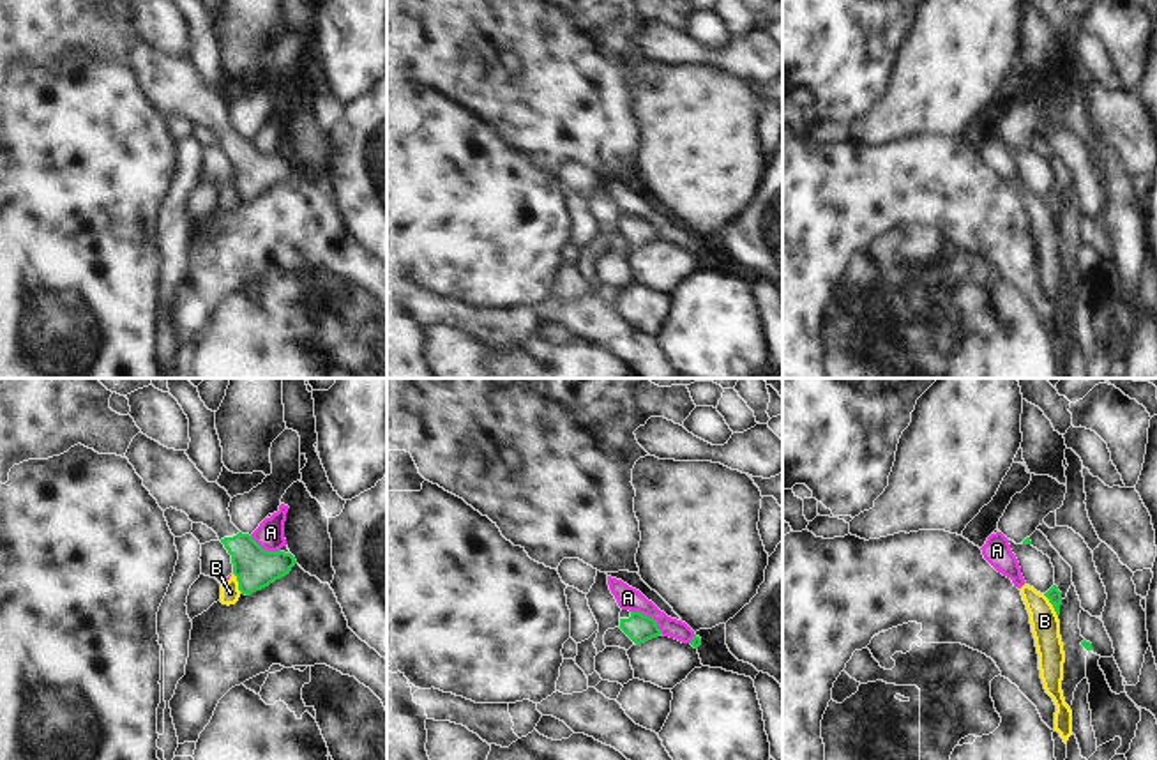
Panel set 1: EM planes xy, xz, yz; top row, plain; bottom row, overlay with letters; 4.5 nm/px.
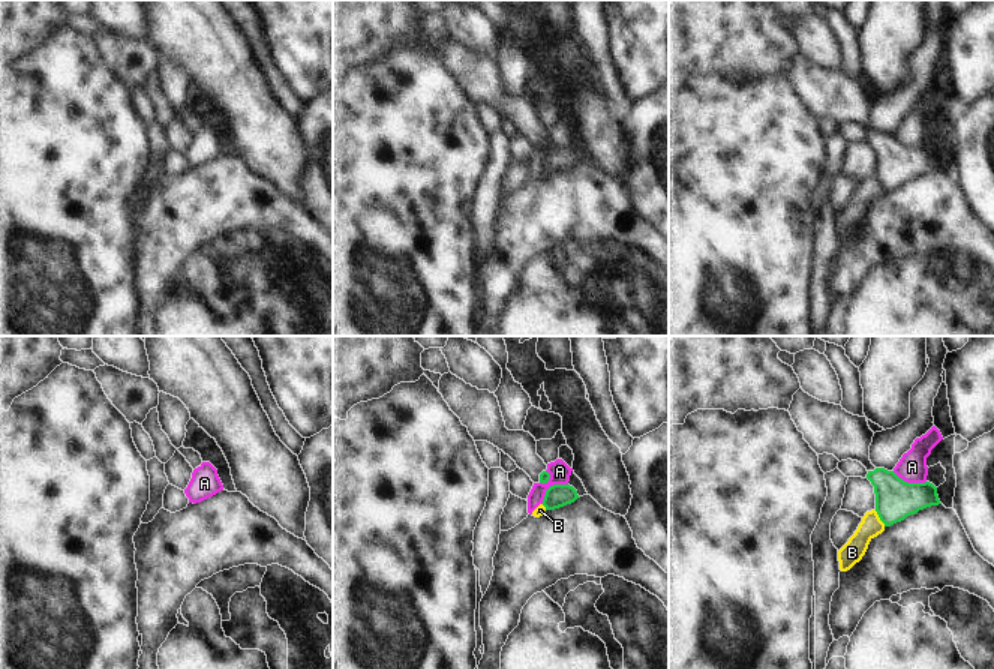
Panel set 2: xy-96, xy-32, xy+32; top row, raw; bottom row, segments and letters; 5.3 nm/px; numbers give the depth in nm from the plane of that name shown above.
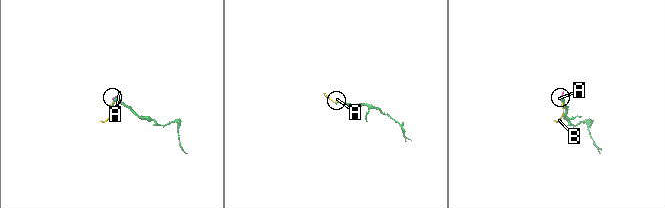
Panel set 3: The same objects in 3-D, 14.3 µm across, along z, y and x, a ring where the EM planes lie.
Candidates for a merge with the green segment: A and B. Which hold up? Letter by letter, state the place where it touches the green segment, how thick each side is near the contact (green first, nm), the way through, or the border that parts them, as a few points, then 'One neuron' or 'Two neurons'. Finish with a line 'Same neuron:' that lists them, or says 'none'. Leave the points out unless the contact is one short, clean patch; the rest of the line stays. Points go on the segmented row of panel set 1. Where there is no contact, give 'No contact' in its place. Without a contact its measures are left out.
A: Touches green at xz (649, 617). Thickness 130 nm (green) against 110 nm. Boundary: xz (631, 610), (649, 615), (661, 633). Two neurons
B: Touches green at yz (1051, 603). Thickness 70 nm (green) against 130 nm. Boundary: yz (1043, 594), (1057, 615). Two neurons
Same neuron: none.

